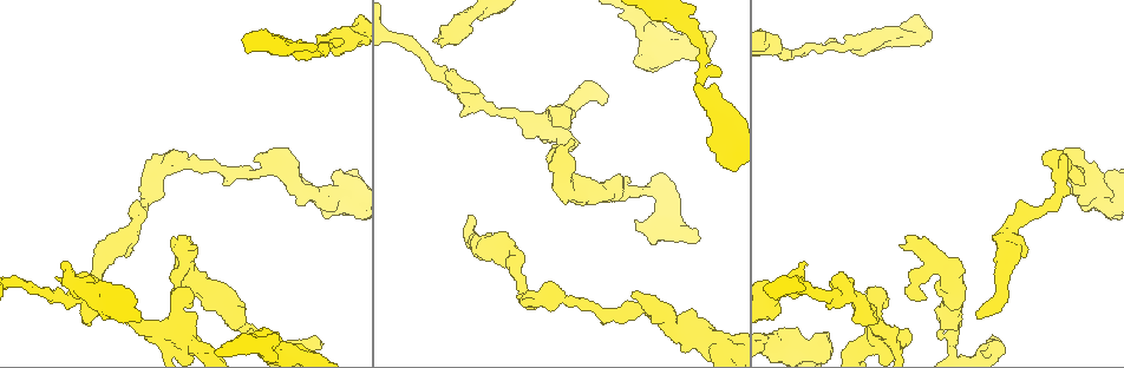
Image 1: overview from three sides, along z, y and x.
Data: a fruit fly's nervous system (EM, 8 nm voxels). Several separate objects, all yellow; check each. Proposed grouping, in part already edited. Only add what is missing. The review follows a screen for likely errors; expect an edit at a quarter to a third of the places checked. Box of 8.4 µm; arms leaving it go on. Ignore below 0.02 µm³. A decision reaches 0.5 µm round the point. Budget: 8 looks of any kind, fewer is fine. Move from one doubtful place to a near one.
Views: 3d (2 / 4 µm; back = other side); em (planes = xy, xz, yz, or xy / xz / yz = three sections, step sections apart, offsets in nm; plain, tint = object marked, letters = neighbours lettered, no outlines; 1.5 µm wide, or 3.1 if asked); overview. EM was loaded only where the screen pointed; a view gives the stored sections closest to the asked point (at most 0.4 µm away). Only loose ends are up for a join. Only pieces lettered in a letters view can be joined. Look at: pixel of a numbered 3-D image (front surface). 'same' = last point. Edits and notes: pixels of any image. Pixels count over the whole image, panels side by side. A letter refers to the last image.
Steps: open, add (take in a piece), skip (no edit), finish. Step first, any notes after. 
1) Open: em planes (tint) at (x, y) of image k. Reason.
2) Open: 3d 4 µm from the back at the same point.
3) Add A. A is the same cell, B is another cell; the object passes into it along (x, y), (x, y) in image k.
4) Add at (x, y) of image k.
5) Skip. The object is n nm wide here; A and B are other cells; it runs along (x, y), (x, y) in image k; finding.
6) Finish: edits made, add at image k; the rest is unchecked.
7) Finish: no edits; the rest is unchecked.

Open: em xz step 8 (tint) at (442, 44) of image 1. End of a long branch.

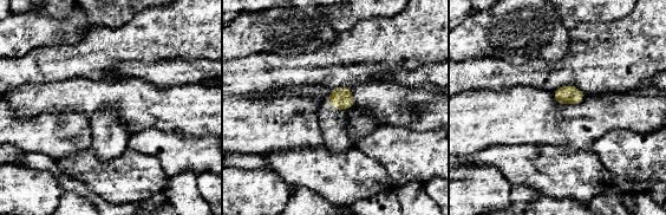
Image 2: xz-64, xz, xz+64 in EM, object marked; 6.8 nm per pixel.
Open: em planes (letters) at the same point.

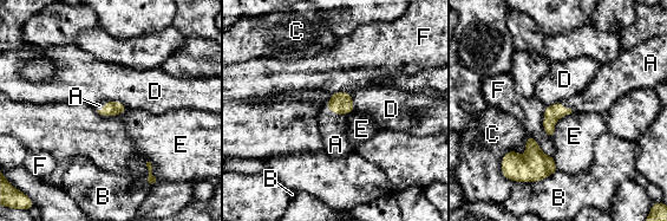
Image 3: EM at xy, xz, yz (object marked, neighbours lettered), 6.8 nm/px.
Add A. A is the same cell, B, C, D, E and F are other cells; the object passes into it along (554, 112), (566, 109), (599, 96) in image 3; it goes on there.

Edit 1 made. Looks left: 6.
Open: overview. See it whole again.

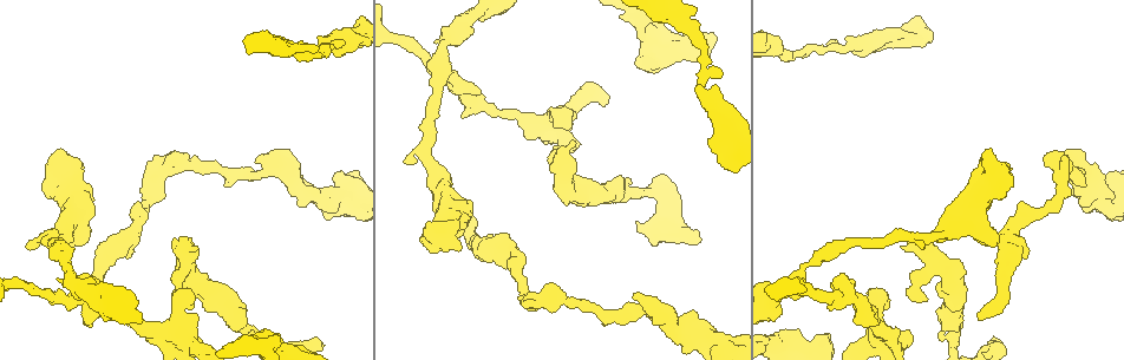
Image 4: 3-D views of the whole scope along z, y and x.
Open: em xy step 8 (tint) at (878, 324) of image 4. An open end.

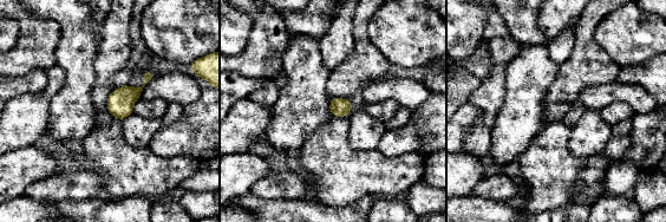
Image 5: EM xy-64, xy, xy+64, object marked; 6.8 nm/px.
Open: em yz step 4 (letters) at the same point. Another direction.

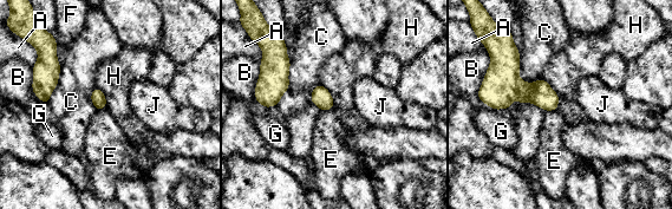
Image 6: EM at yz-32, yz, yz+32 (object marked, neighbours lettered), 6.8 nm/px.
Skip. A, B, C, E, F, G, H and J are other cells; a border runs along (97, 86), (105, 97), (106, 108) in image 6; none of them fits.

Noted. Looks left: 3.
Open: 3d 4 µm at (407, 164) of image 4. Free end.

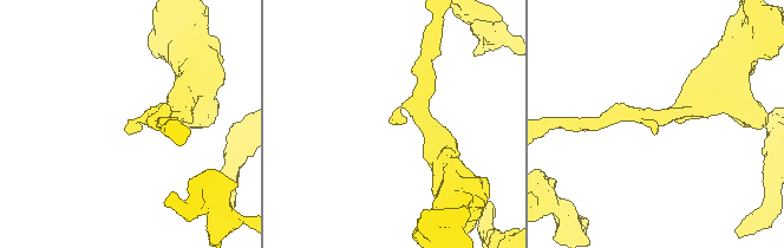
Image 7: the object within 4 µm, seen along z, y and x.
Open: em planes (plain) at (391, 123) of image 7.

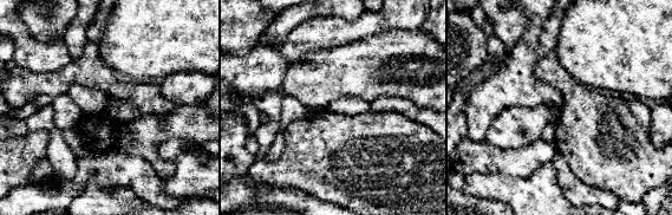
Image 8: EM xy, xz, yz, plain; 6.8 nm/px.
Open: em planes (letters) at the same point. See the neighbours.

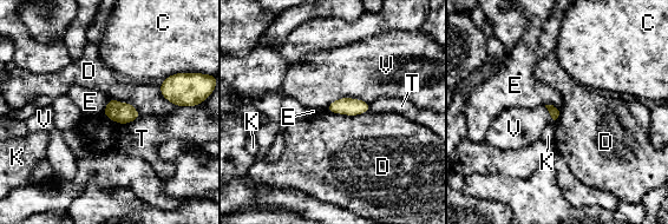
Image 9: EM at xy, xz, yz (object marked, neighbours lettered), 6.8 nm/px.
Skip. C, D, E, K, T and V are other cells; a border runs along (327, 110), (346, 114), (368, 111) in image 9; none of them fits.

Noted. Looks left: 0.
Finish: edits made, add at image 3; the rest is unchecked.

